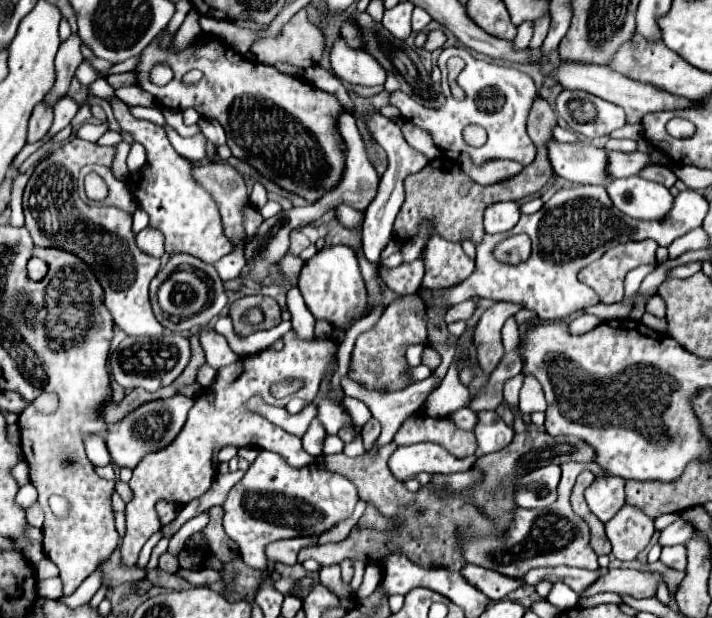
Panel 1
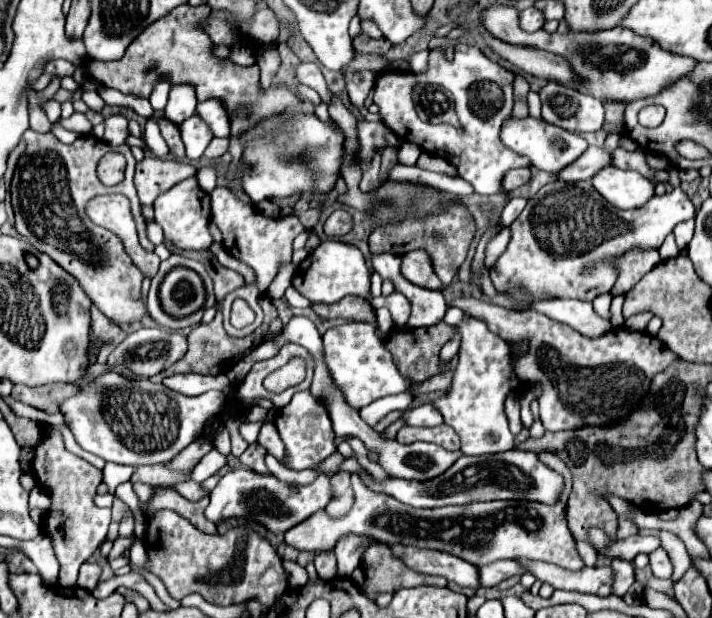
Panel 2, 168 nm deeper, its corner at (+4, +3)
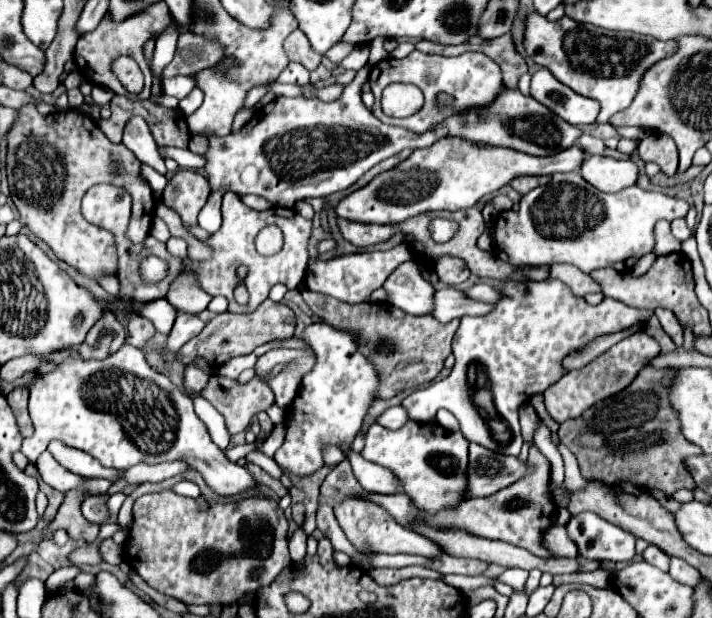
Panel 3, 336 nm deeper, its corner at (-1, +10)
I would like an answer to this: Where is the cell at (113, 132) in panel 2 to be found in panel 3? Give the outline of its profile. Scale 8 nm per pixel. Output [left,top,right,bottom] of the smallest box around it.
[123,116,167,175]

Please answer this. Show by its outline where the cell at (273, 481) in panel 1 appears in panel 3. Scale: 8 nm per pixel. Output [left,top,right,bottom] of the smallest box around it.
[21,344,259,496]

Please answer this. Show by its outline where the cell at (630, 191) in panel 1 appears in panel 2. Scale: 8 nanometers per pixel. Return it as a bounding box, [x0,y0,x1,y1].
[590,165,654,209]

